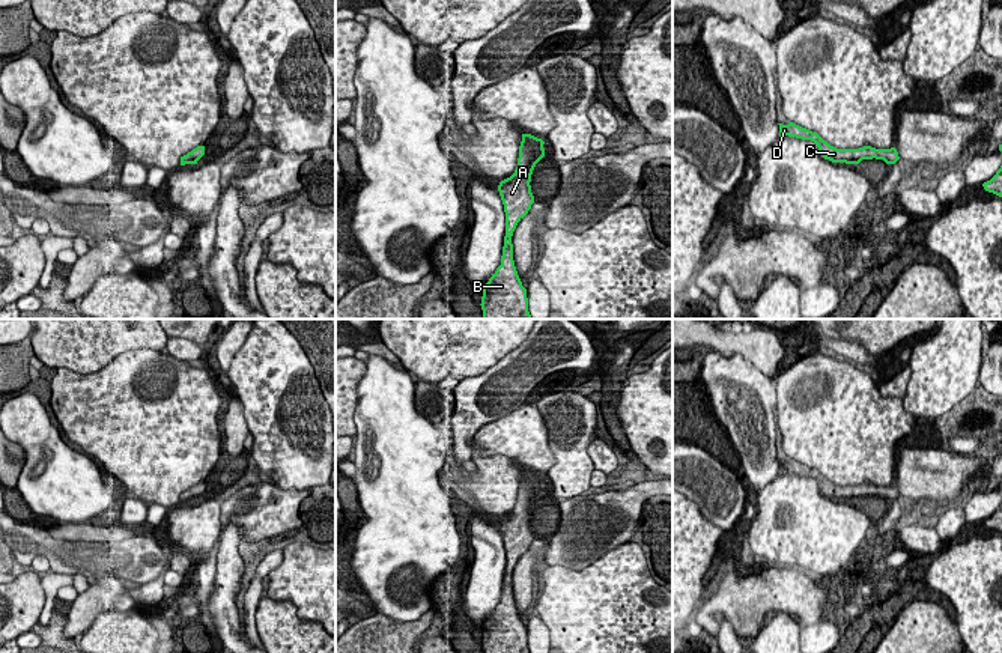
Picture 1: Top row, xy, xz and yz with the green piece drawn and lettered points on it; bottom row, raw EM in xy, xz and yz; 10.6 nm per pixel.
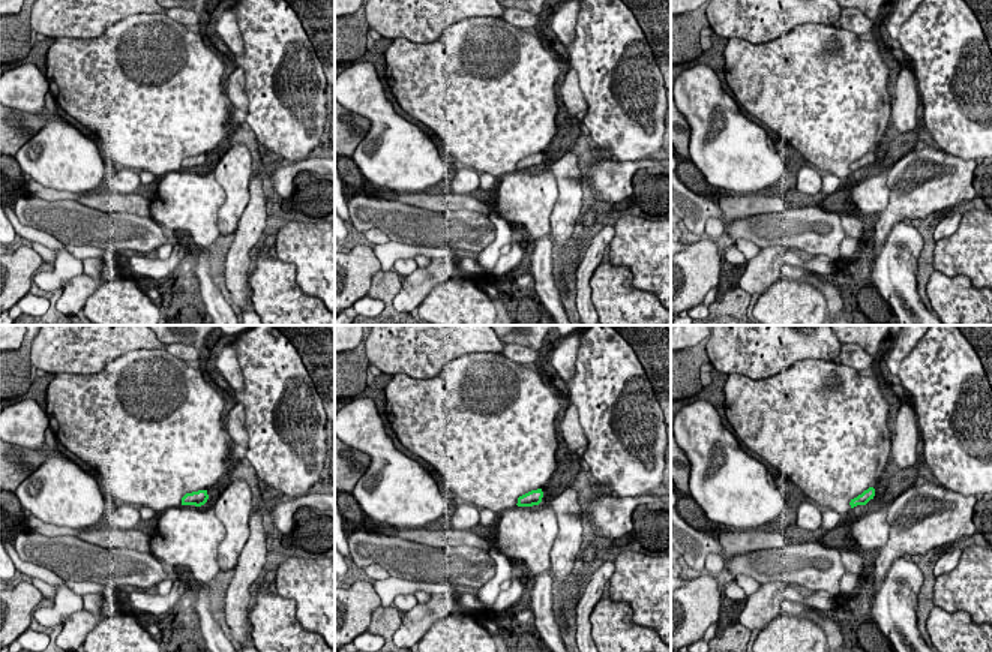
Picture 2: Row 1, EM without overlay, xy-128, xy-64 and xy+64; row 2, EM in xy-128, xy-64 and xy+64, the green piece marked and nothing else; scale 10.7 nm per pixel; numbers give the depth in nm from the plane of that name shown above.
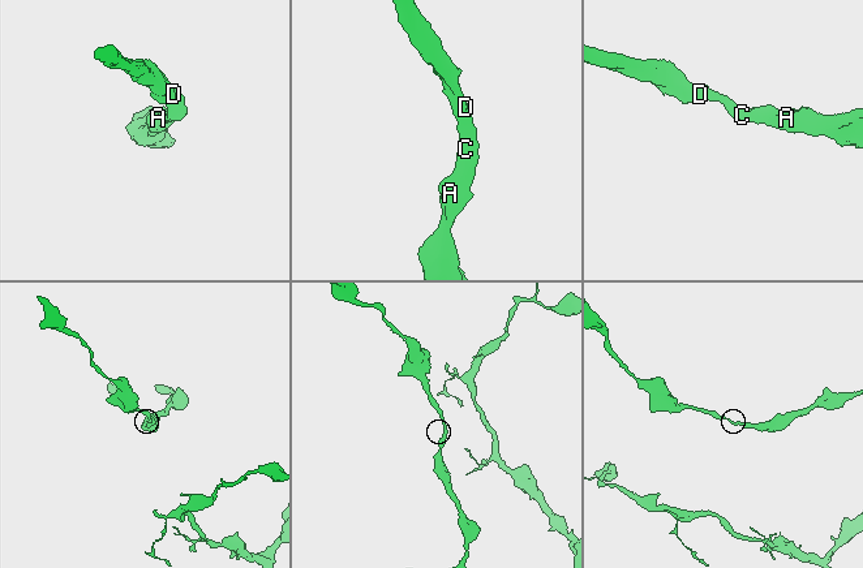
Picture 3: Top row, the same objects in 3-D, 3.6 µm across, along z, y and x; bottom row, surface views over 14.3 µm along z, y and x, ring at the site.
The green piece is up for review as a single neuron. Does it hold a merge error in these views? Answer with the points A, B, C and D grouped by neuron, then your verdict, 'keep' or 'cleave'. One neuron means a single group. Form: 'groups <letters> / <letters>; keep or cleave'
groups A B C D; keep

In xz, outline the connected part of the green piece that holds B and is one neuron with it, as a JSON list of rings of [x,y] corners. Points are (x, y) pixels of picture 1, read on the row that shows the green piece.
[[[522,134],[518,167],[498,185],[506,212],[506,236],[501,265],[481,289],[483,319],[533,319],[528,311],[527,289],[515,266],[512,236],[534,203],[530,182],[536,164],[545,156],[543,144],[542,138]]]

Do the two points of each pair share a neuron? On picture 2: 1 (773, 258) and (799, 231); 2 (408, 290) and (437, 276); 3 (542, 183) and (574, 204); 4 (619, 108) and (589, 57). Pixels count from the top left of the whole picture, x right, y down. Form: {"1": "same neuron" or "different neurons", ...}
{"1": "different neurons", "2": "same neuron", "3": "different neurons", "4": "same neuron"}

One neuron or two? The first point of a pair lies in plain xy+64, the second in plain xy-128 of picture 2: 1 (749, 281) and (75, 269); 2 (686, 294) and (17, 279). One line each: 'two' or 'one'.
1: two
2: one

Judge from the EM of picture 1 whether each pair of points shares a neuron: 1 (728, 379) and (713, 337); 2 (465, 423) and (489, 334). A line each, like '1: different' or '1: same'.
1: different
2: different

